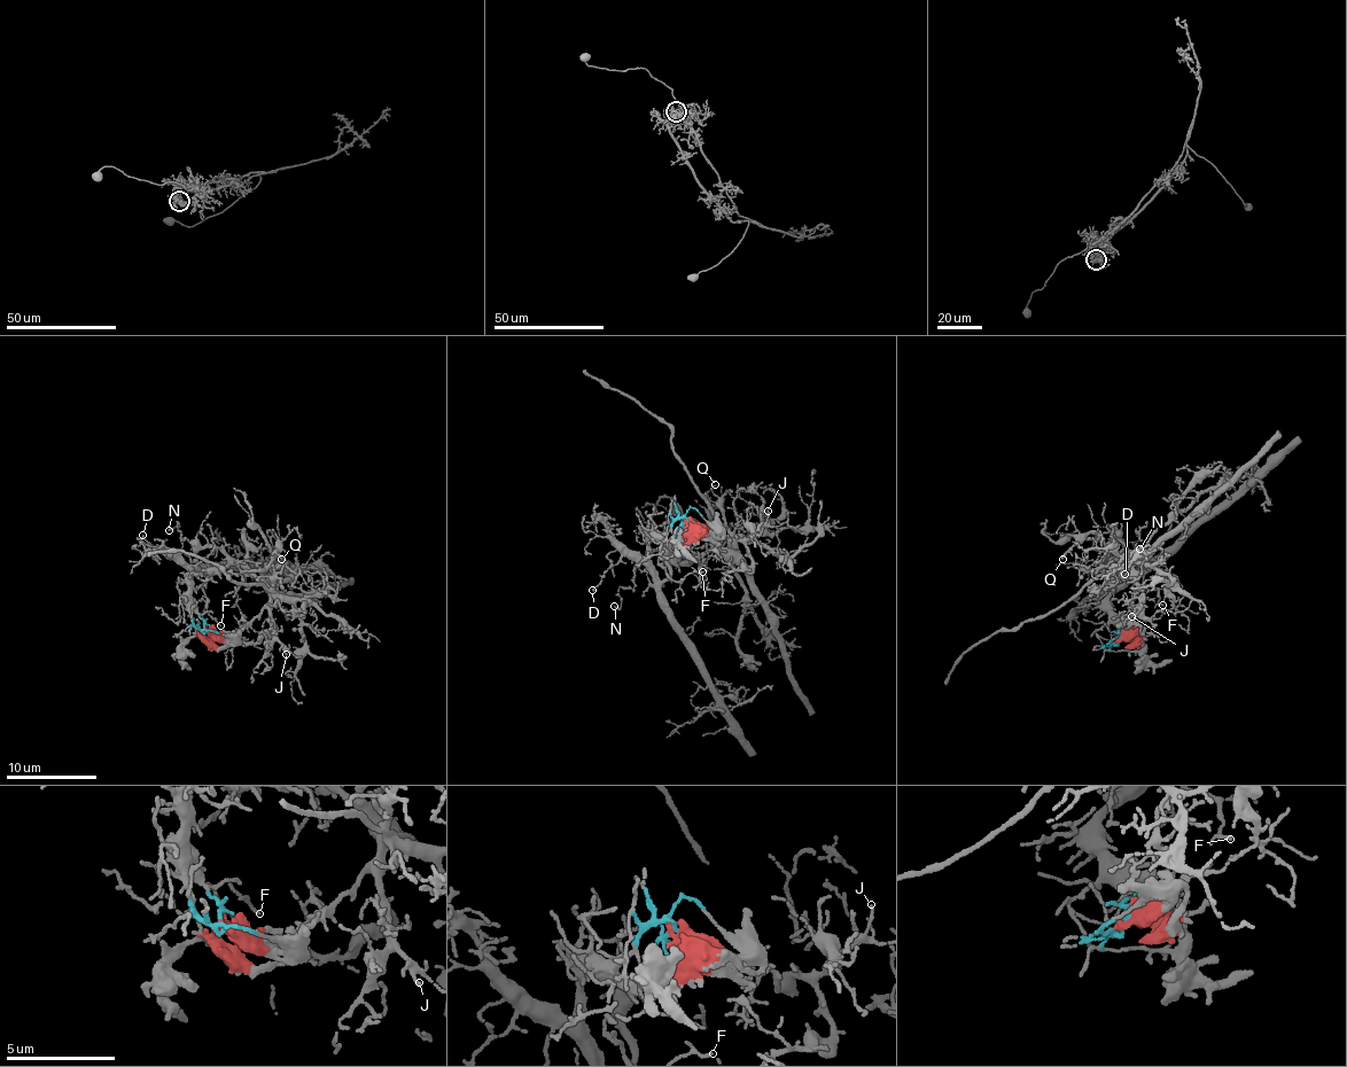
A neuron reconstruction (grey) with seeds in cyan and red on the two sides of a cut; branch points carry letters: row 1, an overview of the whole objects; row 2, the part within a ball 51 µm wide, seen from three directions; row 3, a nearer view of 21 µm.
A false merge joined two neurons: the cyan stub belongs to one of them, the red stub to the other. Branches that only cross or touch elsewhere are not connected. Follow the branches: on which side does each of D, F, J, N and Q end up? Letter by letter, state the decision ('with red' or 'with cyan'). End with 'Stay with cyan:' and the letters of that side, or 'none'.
D: with cyan
F: with cyan
J: with red
N: with cyan
Q: with red
Stay with cyan: D, F, N

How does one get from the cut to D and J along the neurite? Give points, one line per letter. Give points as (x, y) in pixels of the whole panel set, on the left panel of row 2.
D: (205, 630), (192, 587), (192, 569), (153, 546), (142, 535)
J: (205, 630), (234, 633), (264, 608), (270, 610), (277, 641), (286, 654)

